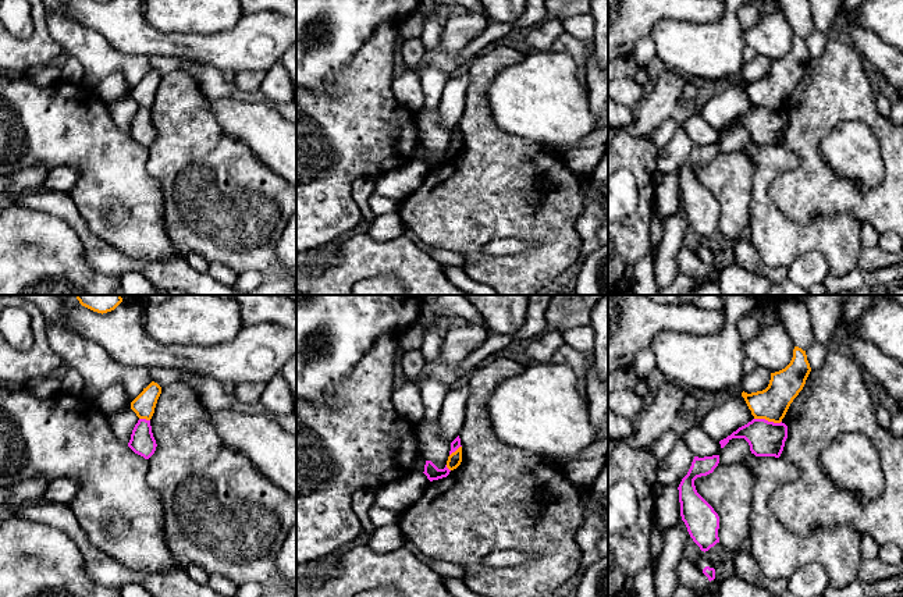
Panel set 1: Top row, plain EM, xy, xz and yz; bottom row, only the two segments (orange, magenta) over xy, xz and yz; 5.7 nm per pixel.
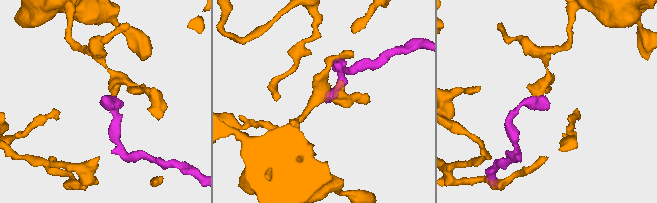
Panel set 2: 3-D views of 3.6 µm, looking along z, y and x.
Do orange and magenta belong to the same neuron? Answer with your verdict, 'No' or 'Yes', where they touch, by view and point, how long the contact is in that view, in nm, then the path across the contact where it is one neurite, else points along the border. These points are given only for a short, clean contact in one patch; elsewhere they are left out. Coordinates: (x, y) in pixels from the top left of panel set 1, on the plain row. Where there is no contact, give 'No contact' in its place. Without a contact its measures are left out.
No. Touches orange at yz (768, 109). Shared border 160 nm. Boundary: yz (754, 106), (781, 110)

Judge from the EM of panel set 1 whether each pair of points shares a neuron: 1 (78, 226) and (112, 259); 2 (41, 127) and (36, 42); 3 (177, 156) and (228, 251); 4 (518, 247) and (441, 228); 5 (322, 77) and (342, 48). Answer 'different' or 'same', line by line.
1: same
2: different
3: same
4: different
5: same

